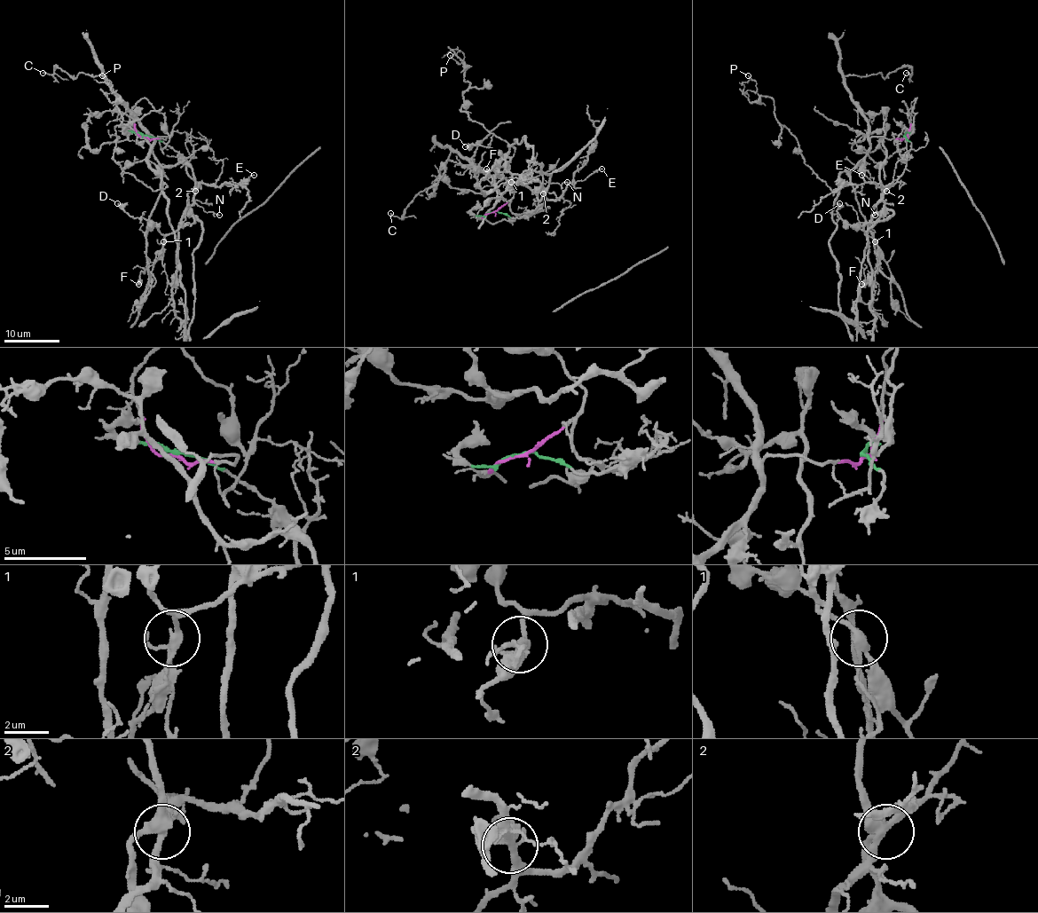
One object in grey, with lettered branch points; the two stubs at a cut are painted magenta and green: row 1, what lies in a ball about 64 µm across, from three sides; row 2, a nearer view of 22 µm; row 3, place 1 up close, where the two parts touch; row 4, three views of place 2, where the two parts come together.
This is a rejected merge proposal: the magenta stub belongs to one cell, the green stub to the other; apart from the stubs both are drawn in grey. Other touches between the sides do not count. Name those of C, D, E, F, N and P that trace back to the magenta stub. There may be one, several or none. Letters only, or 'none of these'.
C, D, F, P

